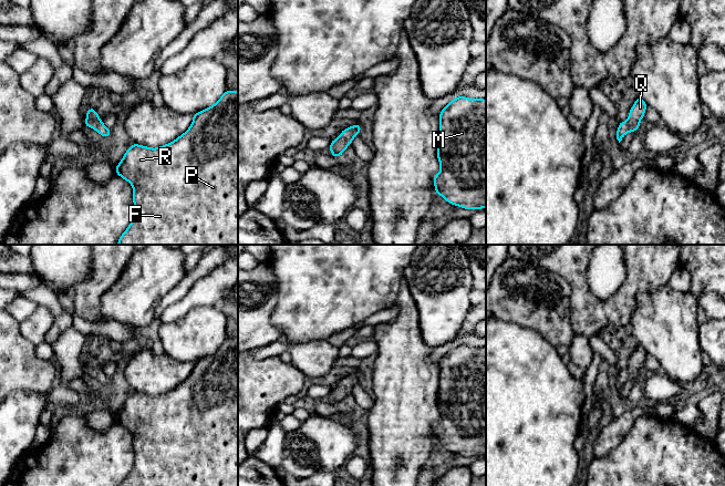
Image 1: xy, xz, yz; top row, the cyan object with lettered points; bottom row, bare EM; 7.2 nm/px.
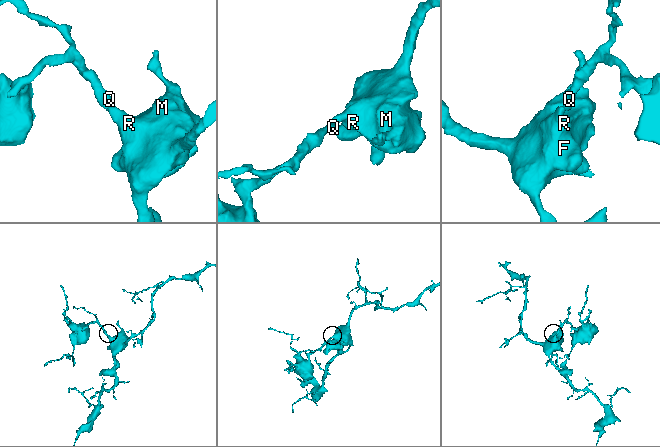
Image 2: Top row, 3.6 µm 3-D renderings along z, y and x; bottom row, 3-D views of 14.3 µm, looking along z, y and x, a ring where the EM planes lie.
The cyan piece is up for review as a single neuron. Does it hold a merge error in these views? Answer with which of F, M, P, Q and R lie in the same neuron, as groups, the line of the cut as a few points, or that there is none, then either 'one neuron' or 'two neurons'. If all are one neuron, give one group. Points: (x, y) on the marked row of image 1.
F M P Q R; no cut; one neuron

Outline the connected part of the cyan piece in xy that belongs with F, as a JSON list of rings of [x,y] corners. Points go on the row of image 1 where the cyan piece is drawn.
[[[227,90],[213,105],[193,115],[189,128],[175,141],[157,148],[132,144],[115,173],[133,186],[134,216],[117,245],[238,245],[238,91]]]

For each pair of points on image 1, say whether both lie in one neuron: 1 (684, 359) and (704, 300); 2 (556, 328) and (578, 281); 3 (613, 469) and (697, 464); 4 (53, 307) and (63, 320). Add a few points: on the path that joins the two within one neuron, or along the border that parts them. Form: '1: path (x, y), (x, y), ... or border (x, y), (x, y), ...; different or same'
1: border (696, 298), (698, 304); different
2: border (559, 275), (570, 287), (571, 324); different
3: path (634, 469), (641, 469), (646, 464), (676, 464); same
4: border (55, 293), (62, 307), (62, 310), (55, 317); different

